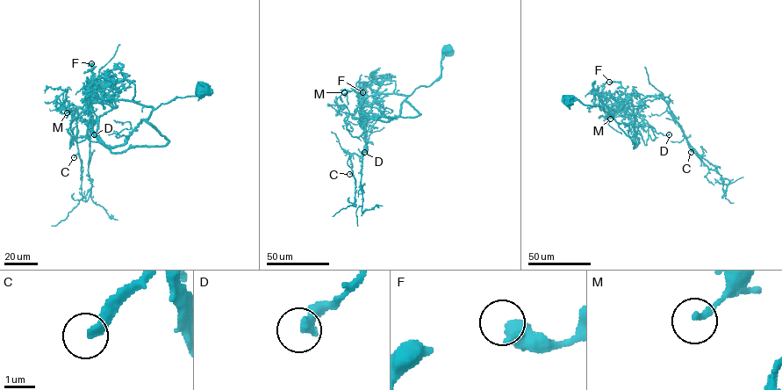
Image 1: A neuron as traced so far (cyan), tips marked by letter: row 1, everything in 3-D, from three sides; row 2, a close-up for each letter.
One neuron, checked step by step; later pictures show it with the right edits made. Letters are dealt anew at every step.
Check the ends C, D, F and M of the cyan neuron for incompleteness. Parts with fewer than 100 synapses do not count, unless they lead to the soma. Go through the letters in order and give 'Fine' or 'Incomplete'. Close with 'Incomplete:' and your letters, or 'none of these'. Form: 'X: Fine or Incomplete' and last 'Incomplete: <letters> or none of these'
C: Fine
D: Fine
F: Fine
M: Fine
Incomplete: none of these

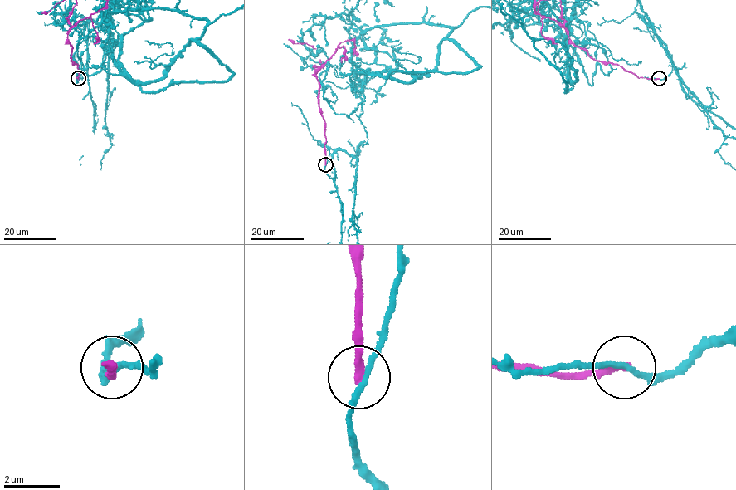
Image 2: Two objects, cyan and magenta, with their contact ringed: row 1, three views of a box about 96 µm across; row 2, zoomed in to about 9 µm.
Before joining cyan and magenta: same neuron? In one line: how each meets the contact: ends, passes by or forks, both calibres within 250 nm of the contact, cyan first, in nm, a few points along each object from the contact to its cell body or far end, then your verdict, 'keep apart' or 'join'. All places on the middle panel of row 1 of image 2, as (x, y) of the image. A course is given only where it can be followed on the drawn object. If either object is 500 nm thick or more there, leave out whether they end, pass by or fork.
cyan passes by; magenta ends there; 190 nm thick on the cyan side, 300 nm on the other; cyan runs (325, 164), (333, 178), (331, 156), (363, 140), (351, 57), (362, 33), (457, 26); keep apart

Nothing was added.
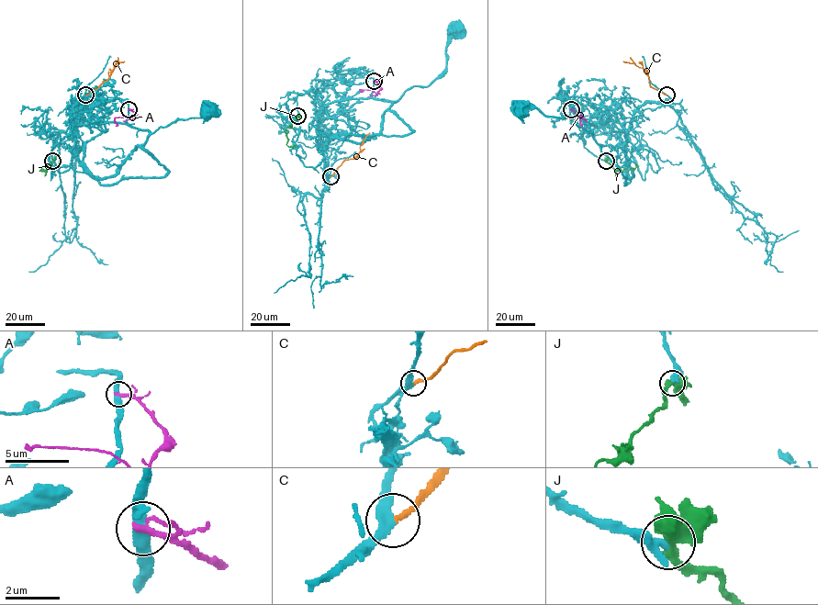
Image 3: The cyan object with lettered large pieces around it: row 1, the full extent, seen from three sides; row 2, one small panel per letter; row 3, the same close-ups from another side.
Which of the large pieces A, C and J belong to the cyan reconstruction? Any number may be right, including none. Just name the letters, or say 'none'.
C, J

